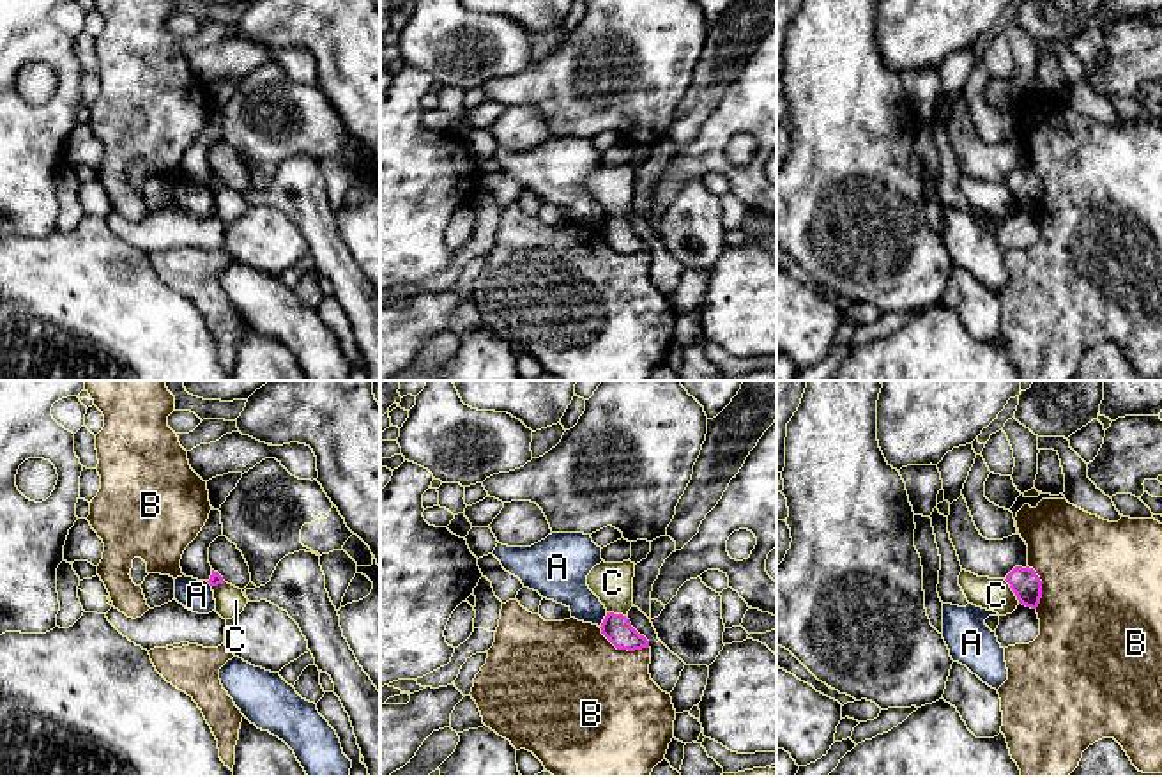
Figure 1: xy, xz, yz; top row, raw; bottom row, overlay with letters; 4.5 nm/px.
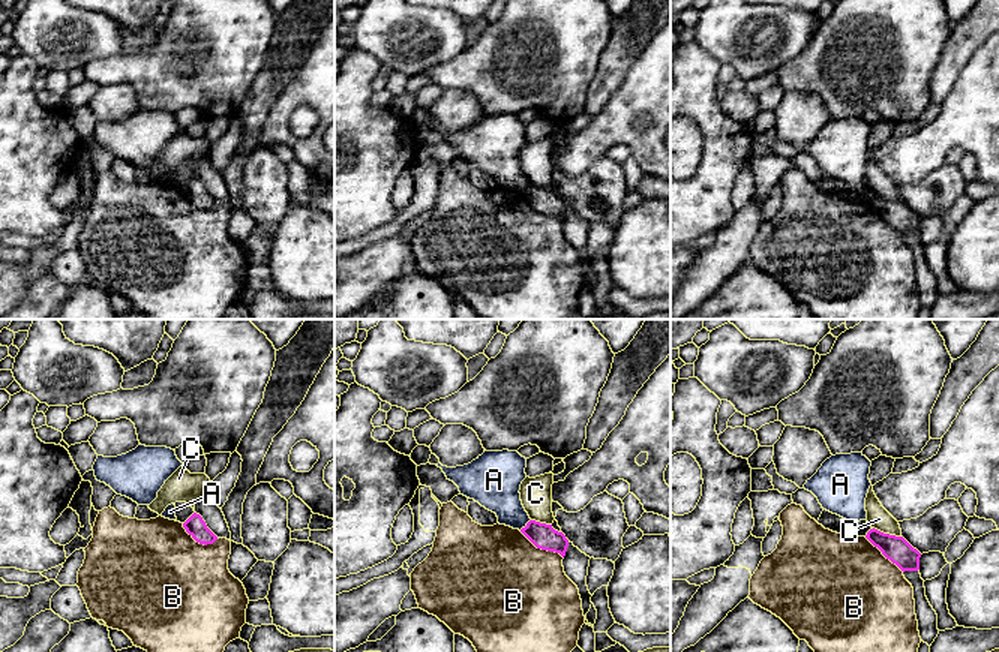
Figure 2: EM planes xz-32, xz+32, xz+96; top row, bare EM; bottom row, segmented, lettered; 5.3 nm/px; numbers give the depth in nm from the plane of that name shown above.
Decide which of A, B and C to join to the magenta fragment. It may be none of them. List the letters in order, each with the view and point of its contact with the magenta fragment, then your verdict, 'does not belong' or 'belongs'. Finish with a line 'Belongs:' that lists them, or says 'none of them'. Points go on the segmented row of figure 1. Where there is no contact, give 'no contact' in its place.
A: contact xz (603, 620); does not belong
B: contact xz (623, 648); does not belong
C: contact yz (1012, 590); does not belong
Belongs: none of them

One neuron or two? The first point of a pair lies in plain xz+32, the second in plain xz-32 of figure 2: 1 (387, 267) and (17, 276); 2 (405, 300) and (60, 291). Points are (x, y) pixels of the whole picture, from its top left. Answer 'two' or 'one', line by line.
1: one
2: two

